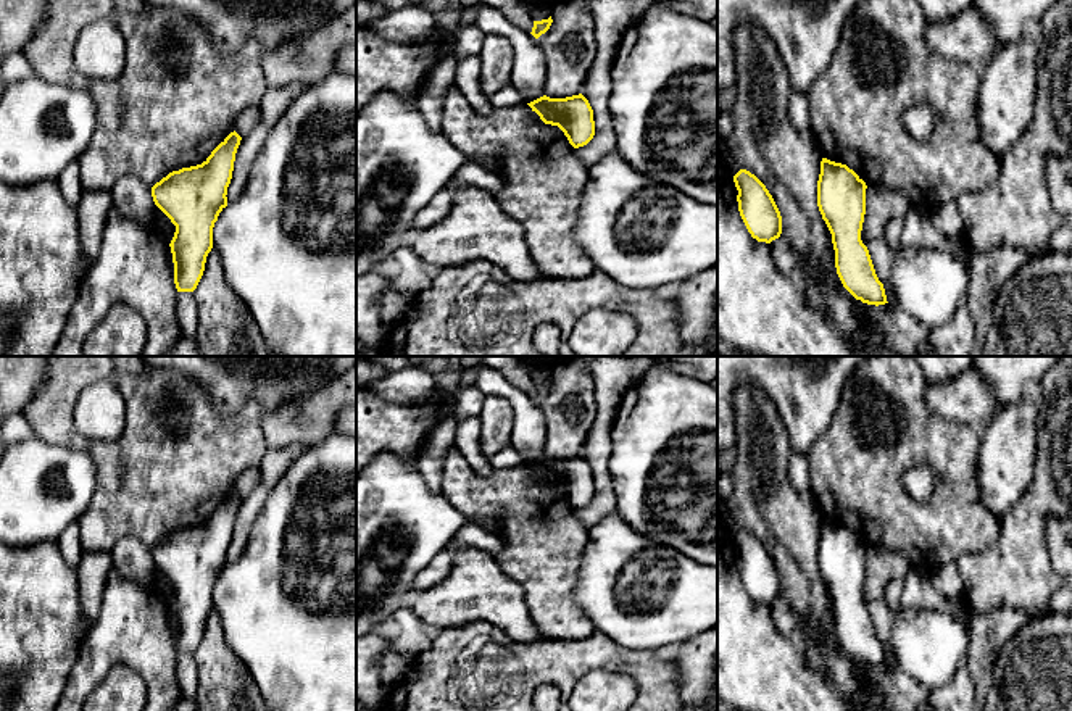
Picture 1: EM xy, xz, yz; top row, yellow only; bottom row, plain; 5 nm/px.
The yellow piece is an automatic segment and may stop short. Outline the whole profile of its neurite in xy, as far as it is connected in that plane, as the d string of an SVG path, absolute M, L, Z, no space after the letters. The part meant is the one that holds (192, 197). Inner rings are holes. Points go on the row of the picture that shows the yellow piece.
M231 132L202 164L172 171L152 187L155 205L176 226L169 247L177 292L193 292L203 276L240 140Z

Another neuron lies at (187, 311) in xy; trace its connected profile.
M177 292L176 311L181 335L193 337L198 326L198 306L193 292Z

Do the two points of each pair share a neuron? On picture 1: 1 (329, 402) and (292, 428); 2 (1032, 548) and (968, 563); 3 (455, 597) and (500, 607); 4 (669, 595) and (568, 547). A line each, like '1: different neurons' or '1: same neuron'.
1: same neuron
2: same neuron
3: same neuron
4: different neurons

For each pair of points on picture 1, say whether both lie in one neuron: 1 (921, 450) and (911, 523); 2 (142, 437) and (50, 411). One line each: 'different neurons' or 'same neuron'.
1: same neuron
2: same neuron

